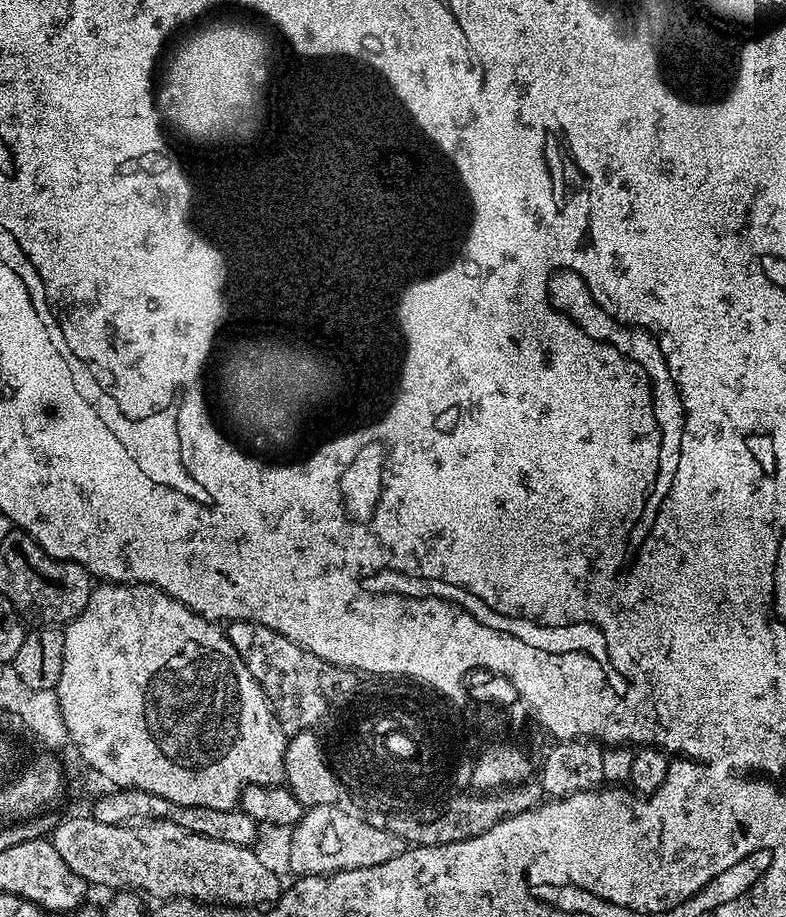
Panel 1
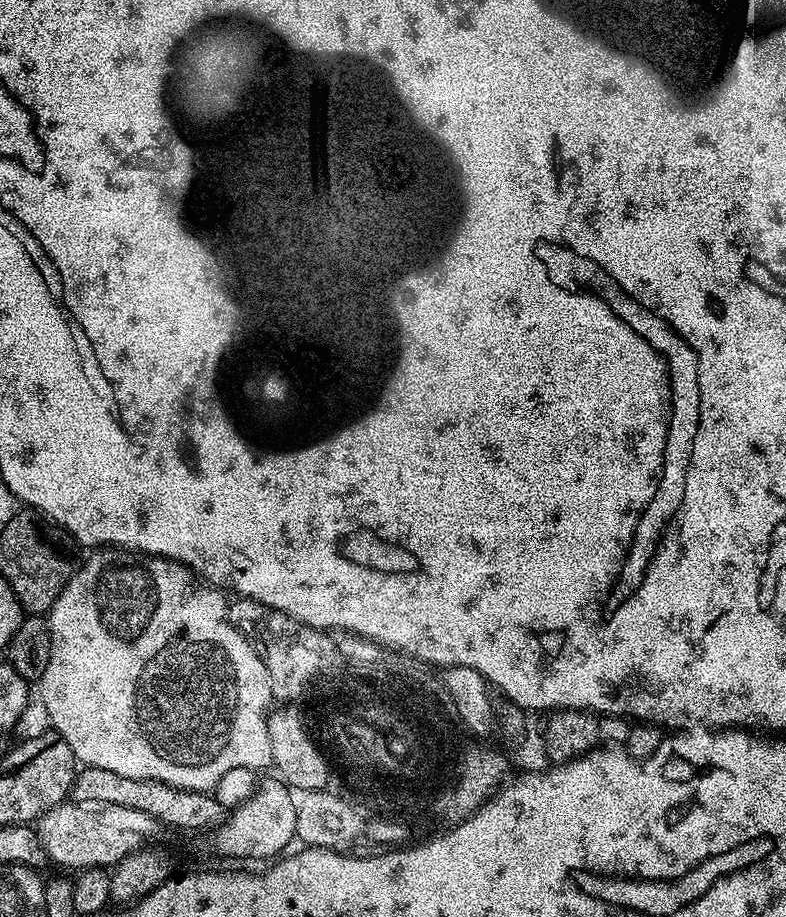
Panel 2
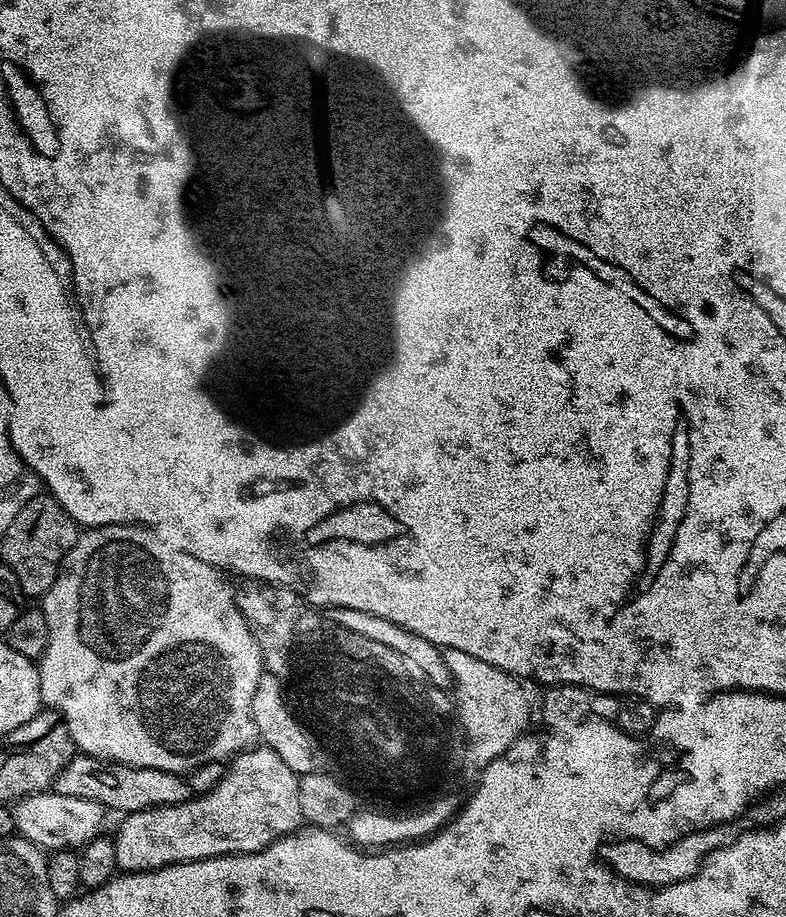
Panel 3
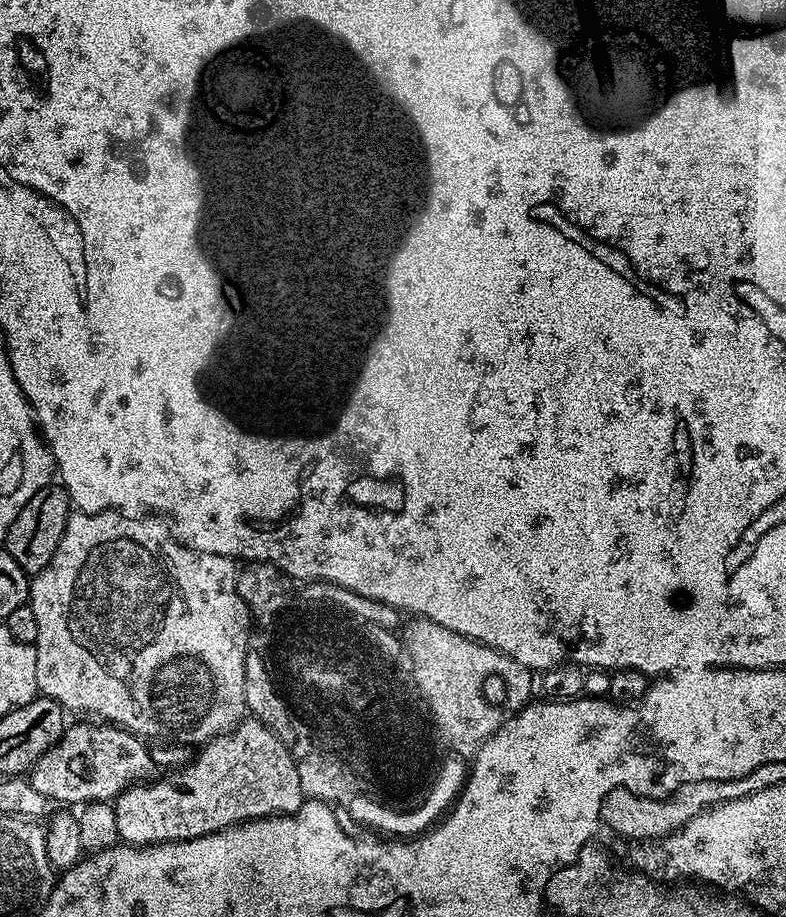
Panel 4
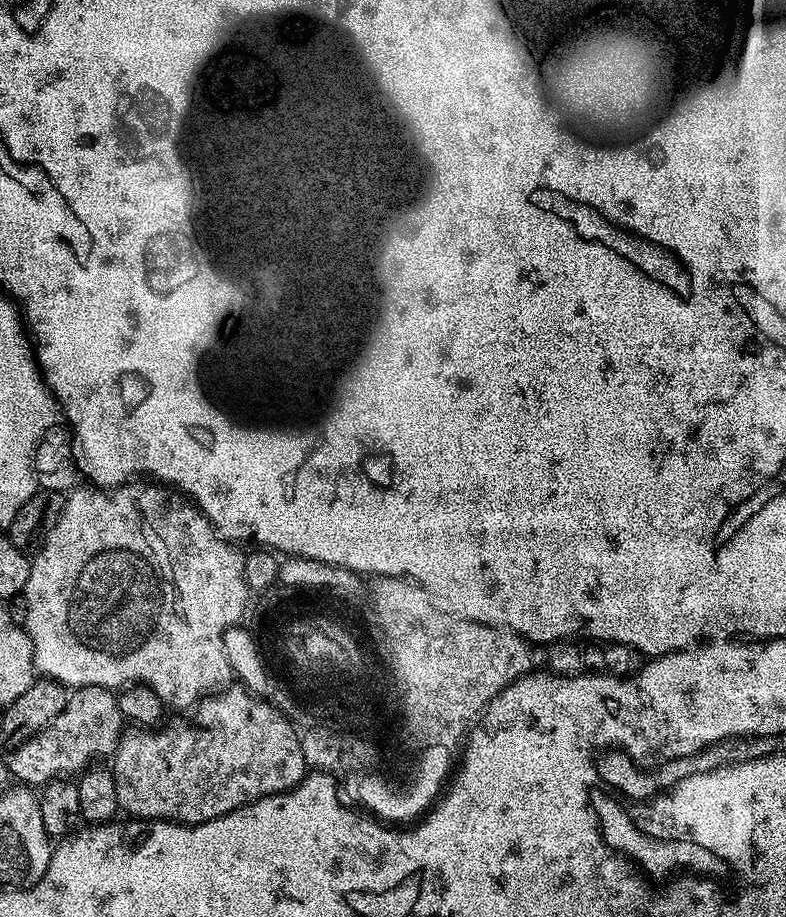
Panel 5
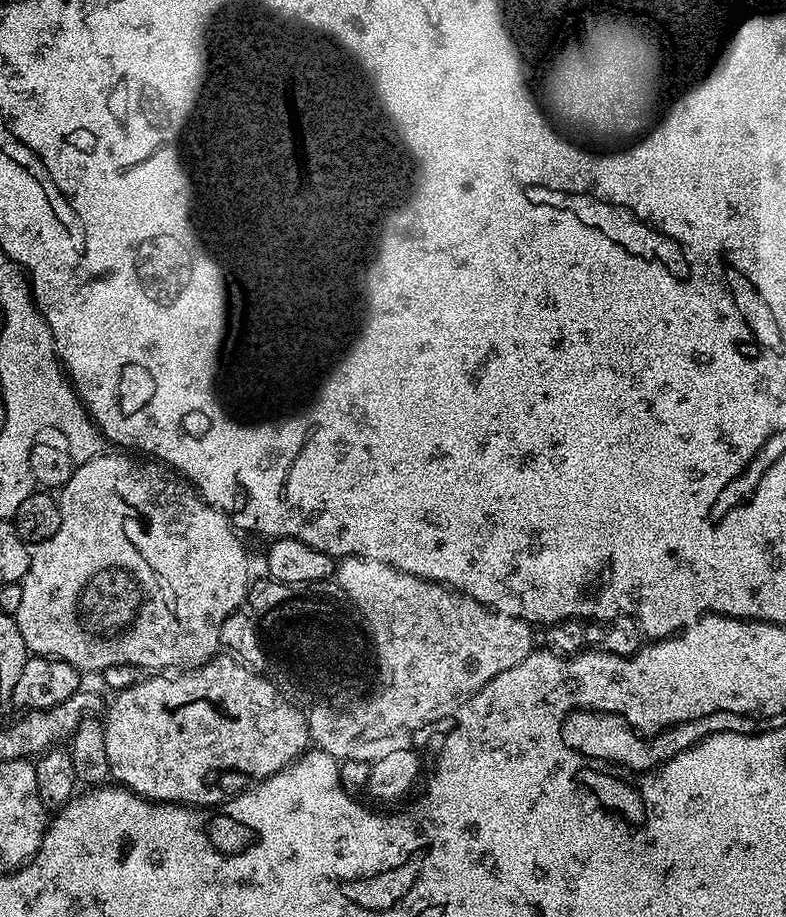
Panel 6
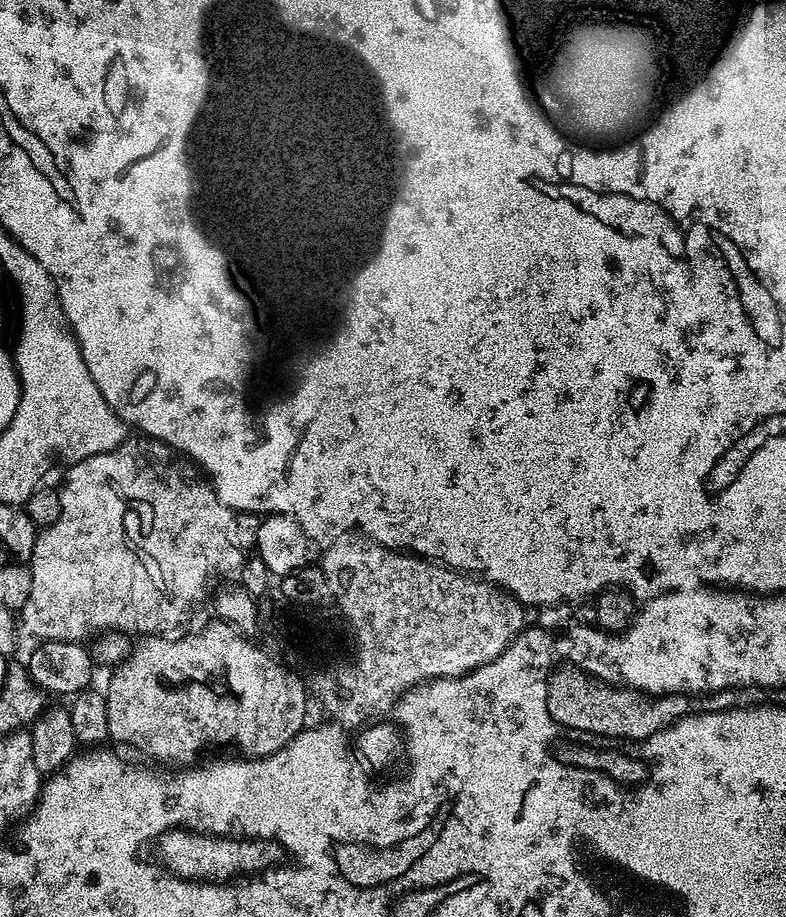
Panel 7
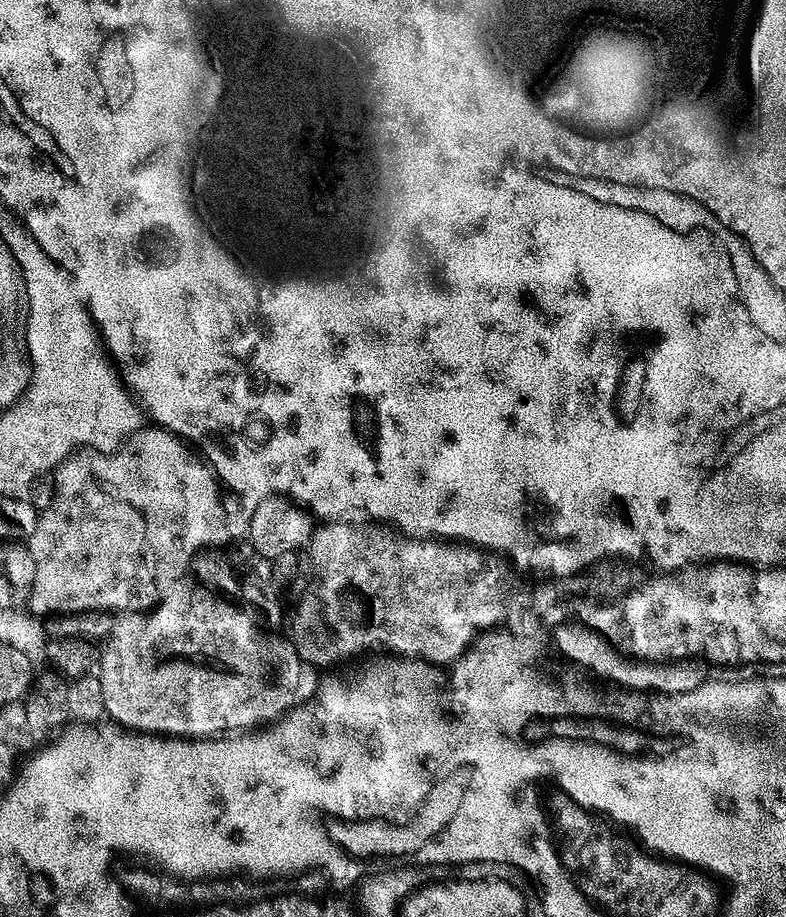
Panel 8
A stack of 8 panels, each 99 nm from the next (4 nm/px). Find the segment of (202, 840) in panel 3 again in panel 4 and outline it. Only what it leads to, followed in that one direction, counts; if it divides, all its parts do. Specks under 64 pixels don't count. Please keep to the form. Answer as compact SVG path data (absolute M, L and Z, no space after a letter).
M245 718L231 732L223 732L222 735L209 740L197 752L200 753L193 758L192 765L189 768L184 768L181 772L172 772L169 776L161 775L151 782L133 784L121 796L116 797L114 801L116 821L118 822L118 834L123 843L139 846L141 844L165 844L175 840L193 840L194 838L202 838L206 834L221 832L223 828L229 828L235 824L244 824L247 820L260 820L263 816L289 816L290 813L297 812L304 805L306 797L299 788L298 770L296 769L297 760L292 756L289 745L281 740L279 736L276 736L261 721Z

